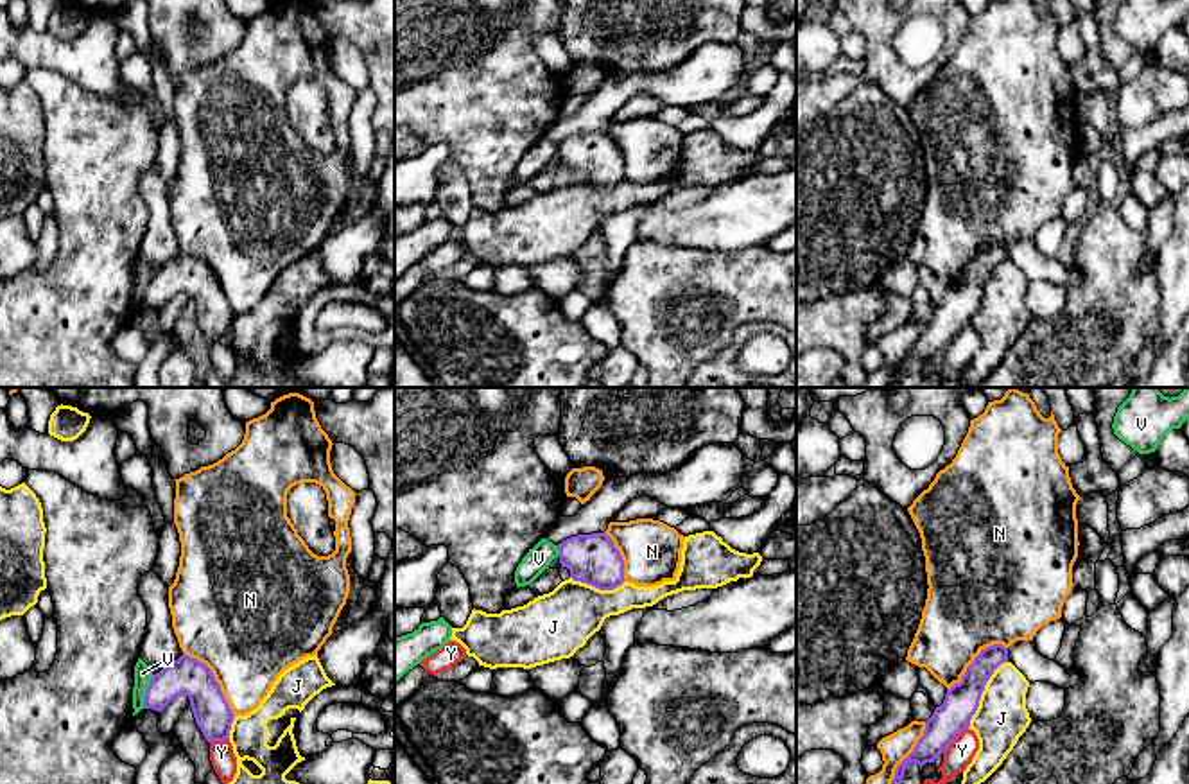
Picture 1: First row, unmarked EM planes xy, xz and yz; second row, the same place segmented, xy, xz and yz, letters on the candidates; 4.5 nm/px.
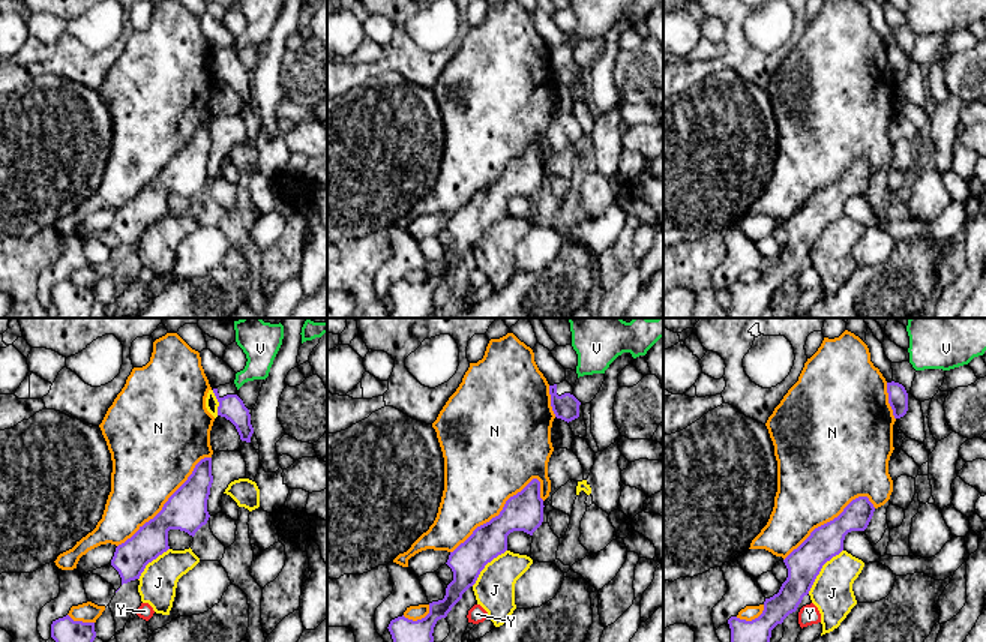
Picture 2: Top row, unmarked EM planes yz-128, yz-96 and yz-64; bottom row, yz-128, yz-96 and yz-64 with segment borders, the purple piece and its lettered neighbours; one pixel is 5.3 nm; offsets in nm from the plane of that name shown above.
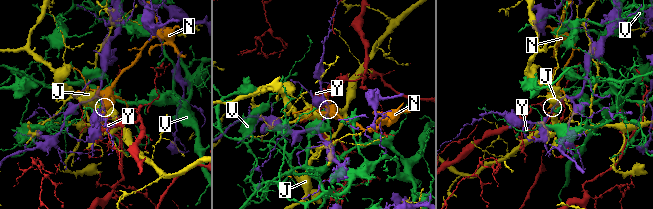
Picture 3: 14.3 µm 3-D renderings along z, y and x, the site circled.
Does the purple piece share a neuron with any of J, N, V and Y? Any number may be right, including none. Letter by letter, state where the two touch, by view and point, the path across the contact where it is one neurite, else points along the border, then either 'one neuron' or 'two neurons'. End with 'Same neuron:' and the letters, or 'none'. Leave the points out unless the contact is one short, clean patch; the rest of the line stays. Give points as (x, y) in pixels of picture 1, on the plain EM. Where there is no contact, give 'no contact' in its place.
J: meets purple in yz at (981, 291); two neurons
N: meets purple in xy at (216, 278); two neurons
V: meets purple in xy at (146, 289); two neurons
Y: meets purple in yz at (954, 336); two neurons
Same neuron: none

